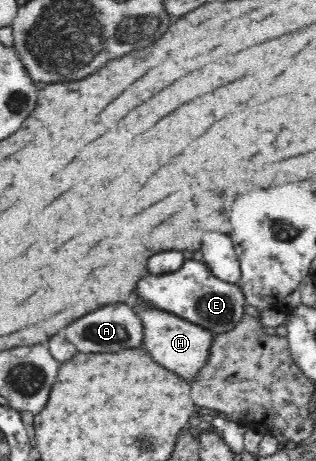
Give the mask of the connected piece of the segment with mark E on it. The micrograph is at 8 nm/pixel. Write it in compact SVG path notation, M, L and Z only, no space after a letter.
M187 258L187 264L177 272L163 276L149 274L137 284L137 290L149 306L173 313L215 335L233 330L245 315L246 300L240 286L217 278L203 261L193 258Z

